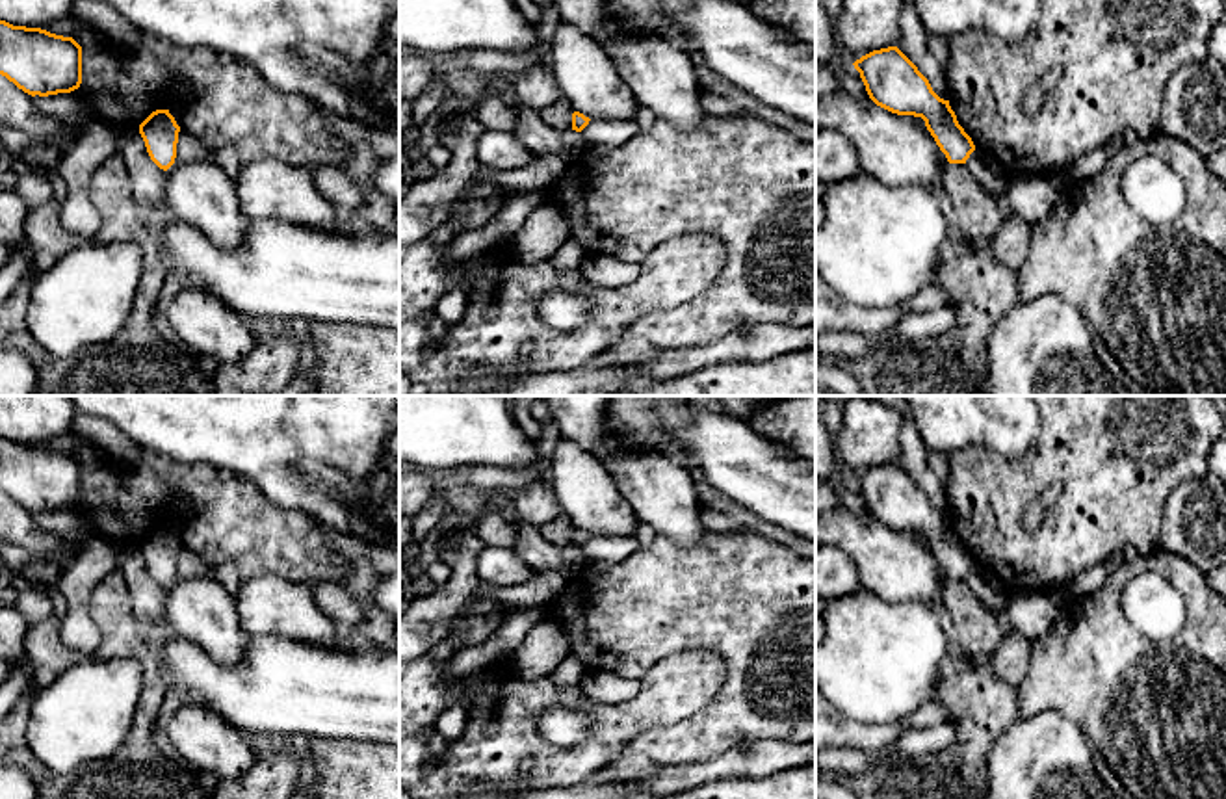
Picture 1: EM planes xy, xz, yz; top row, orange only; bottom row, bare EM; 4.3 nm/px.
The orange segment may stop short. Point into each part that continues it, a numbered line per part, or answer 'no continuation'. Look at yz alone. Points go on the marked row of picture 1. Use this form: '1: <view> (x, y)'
no continuation

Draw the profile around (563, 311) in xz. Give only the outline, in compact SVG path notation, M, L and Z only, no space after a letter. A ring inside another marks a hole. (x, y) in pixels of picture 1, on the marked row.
M565 290L544 292L537 297L539 318L557 331L574 331L585 323L593 301L589 295Z

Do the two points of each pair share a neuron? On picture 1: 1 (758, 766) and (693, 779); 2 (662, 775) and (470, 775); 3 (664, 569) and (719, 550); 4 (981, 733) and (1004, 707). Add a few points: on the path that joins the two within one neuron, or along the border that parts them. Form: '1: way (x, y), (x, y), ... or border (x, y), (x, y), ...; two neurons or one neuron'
1: way (742, 766), (710, 770); one neuron
2: border (617, 760), (602, 766), (589, 779); two neurons
3: way (677, 569), (701, 569), (706, 563); one neuron
4: way (983, 725), (996, 712); one neuron

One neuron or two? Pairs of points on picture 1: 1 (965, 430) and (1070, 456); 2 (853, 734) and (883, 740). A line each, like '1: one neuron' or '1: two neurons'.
1: two neurons
2: one neuron

